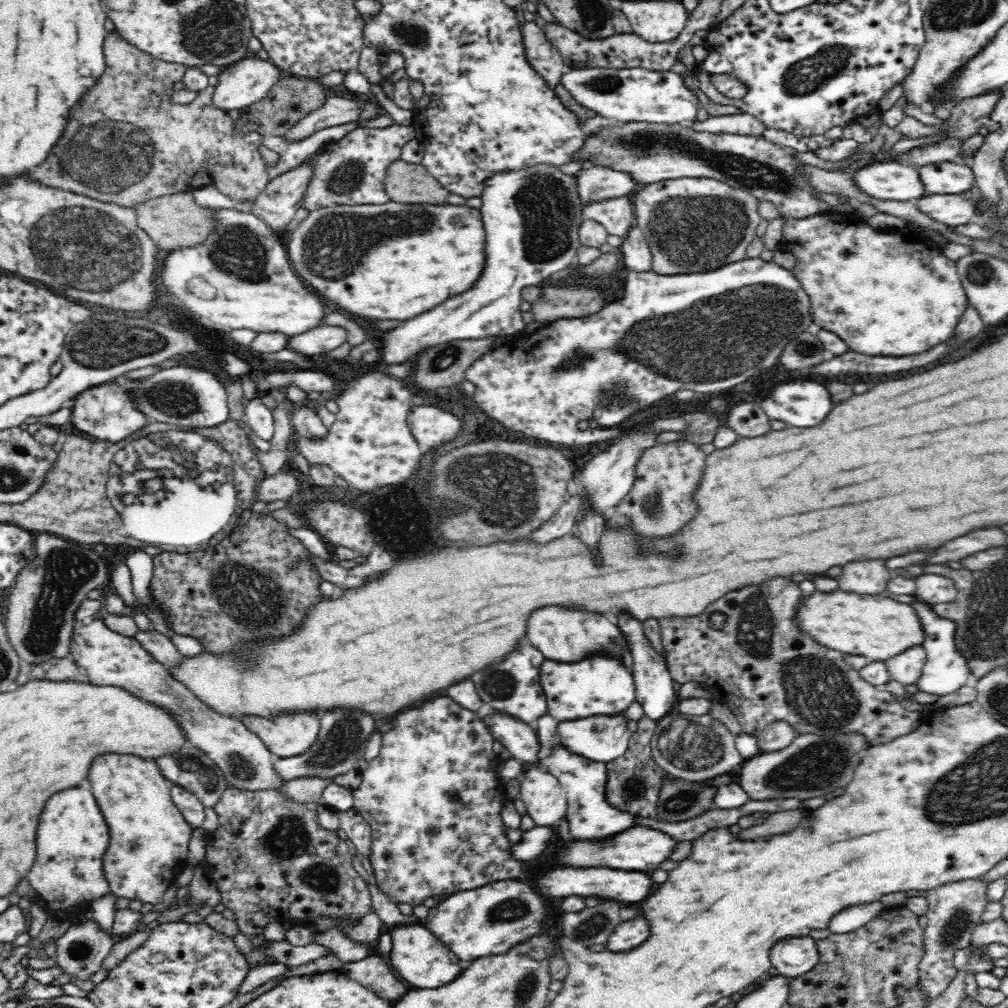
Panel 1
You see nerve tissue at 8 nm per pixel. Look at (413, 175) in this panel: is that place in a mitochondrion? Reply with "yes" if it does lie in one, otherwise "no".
no

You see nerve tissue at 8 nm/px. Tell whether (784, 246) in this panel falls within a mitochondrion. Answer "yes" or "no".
no

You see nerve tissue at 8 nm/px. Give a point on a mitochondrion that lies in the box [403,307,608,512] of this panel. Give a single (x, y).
(442, 360)

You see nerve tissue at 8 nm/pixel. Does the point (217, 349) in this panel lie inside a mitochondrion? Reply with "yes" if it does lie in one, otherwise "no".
no

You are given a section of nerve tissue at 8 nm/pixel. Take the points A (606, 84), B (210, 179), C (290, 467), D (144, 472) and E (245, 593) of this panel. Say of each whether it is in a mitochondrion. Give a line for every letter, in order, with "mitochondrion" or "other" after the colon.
A: mitochondrion
B: other
C: other
D: mitochondrion
E: mitochondrion

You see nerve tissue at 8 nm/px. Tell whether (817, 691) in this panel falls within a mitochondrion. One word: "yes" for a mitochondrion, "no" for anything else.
yes

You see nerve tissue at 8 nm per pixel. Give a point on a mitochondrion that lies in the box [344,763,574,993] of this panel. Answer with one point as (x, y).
(511, 909)

